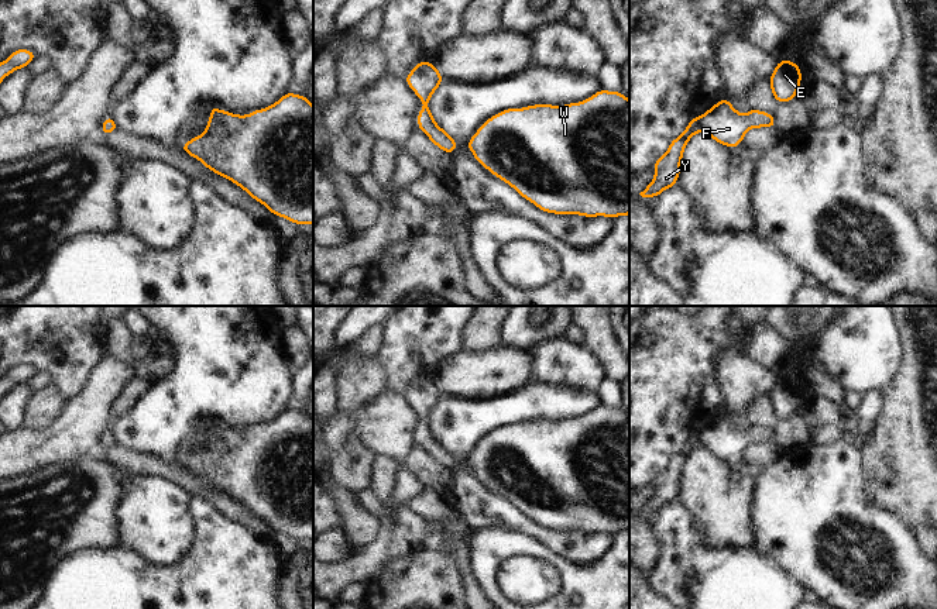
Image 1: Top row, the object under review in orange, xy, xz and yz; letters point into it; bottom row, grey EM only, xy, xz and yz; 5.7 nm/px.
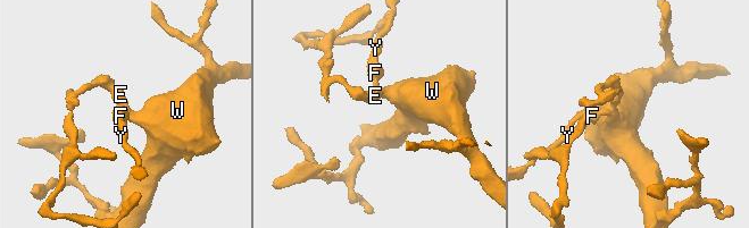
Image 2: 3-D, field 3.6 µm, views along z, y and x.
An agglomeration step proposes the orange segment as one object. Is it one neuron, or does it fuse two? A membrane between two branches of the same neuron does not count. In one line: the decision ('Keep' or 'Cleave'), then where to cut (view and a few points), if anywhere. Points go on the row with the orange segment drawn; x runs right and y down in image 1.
Keep. No split.

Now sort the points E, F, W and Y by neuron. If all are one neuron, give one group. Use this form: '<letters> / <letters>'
E F W Y

